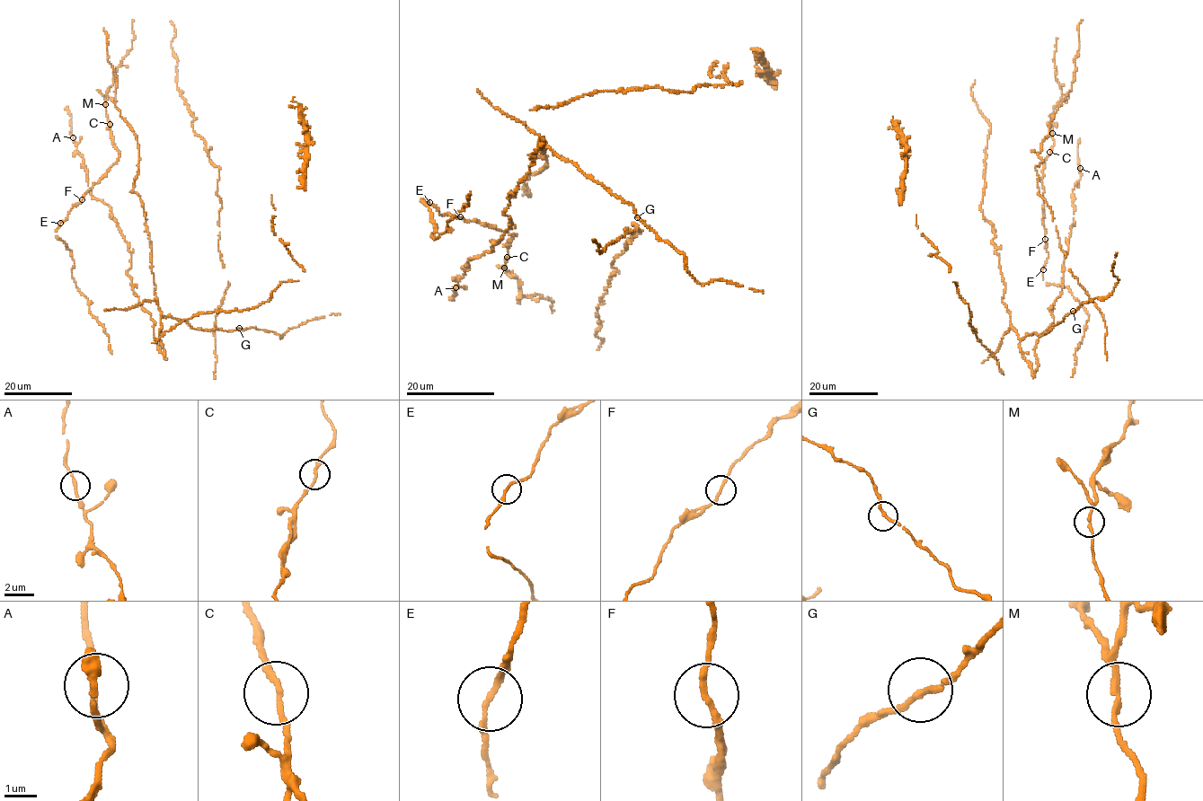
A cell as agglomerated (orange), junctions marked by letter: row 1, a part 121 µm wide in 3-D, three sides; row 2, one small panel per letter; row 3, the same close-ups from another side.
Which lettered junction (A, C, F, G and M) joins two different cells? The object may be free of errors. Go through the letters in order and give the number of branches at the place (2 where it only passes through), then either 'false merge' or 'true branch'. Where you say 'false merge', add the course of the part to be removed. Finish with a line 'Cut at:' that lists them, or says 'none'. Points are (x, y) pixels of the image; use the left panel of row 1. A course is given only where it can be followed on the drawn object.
A: branches 2; true branch
C: branches 2; true branch
F: branches 2; true branch
G: branches 2; true branch
M: branches 2; true branch
Cut at: none

